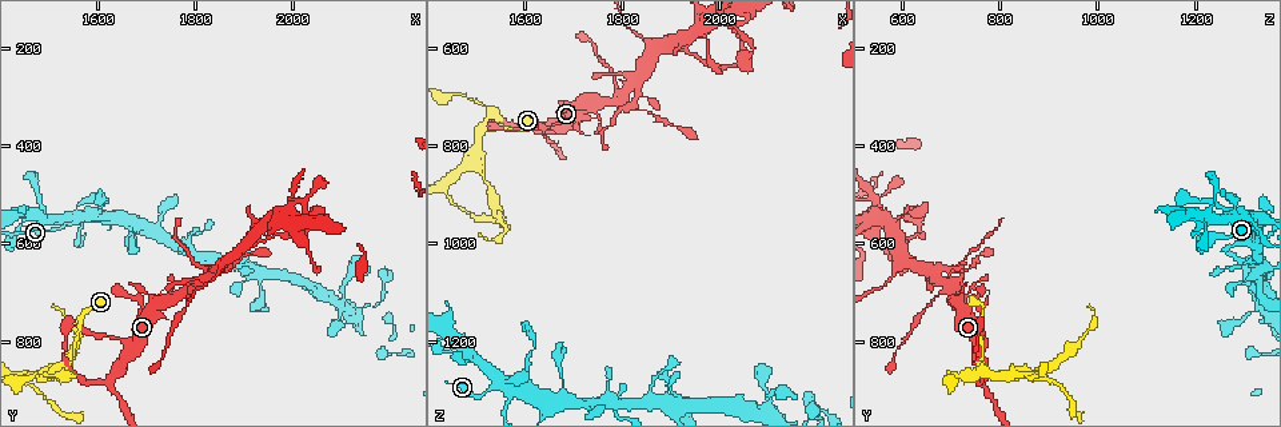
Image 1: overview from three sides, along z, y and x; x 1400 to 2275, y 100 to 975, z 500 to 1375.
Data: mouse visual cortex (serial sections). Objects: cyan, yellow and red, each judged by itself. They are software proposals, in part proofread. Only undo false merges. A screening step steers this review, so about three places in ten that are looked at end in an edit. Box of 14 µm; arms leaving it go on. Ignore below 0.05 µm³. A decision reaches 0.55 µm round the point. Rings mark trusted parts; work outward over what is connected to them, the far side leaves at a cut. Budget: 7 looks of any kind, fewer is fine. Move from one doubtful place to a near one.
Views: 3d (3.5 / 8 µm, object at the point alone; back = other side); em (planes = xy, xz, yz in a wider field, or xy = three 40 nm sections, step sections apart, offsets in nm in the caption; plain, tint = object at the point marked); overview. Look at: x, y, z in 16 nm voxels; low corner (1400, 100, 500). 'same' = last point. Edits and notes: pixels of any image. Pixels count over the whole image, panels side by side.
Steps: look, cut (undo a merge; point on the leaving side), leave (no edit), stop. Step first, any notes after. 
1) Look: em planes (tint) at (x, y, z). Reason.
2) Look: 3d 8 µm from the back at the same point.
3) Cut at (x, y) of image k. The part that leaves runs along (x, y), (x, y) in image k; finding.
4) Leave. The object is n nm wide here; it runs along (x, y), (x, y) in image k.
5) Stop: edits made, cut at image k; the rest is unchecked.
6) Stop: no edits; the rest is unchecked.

Look: 3d 3.5 µm at (1645, 800, 770). Narrows sharply.

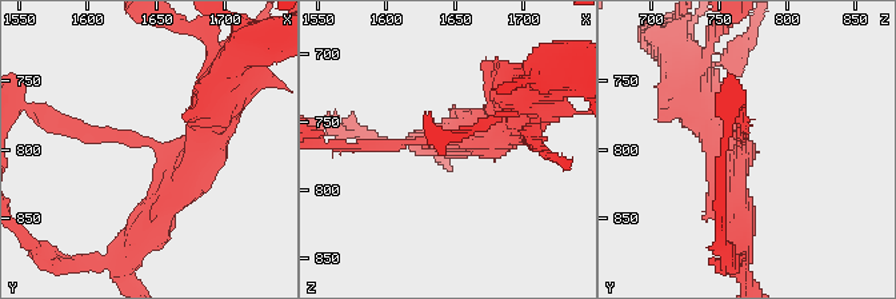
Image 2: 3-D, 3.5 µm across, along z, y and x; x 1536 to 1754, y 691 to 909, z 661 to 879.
Look: em xy step 5 (tint) at (1646, 798, 766). The arms are 150, 450 nm wide.

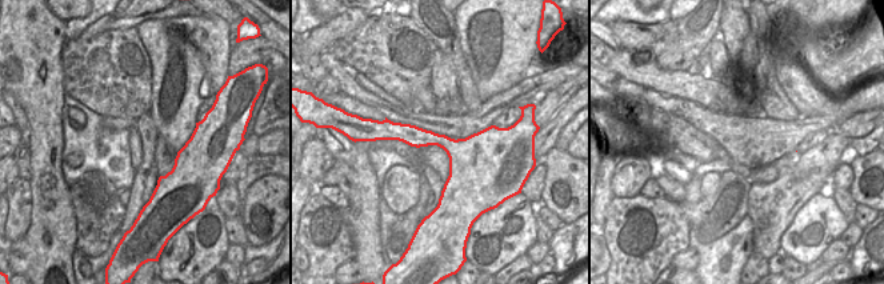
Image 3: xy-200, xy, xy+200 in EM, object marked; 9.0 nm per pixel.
Leave. One cell here.

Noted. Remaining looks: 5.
Look: 3d 3.5 µm from the back at (1800, 680, 705). Narrows sharply.

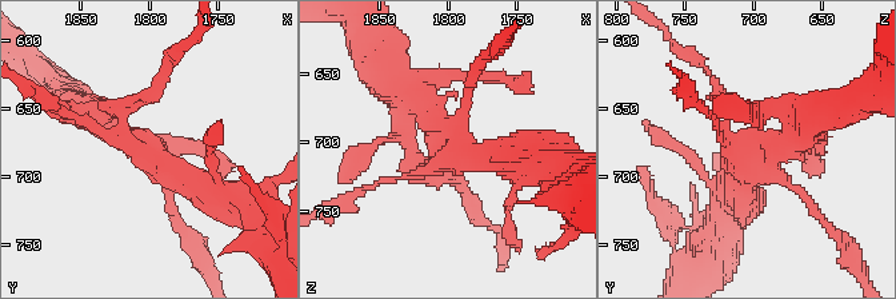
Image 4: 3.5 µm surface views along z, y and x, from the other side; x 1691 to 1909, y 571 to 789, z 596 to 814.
Look: em xy step 3 (tint) at (1796, 686, 706).

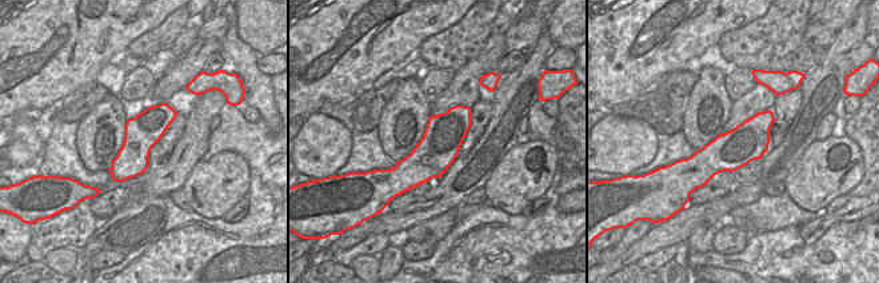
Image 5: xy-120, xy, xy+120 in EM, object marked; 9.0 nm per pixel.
Look: em xy step 2 (tint) at the same point.

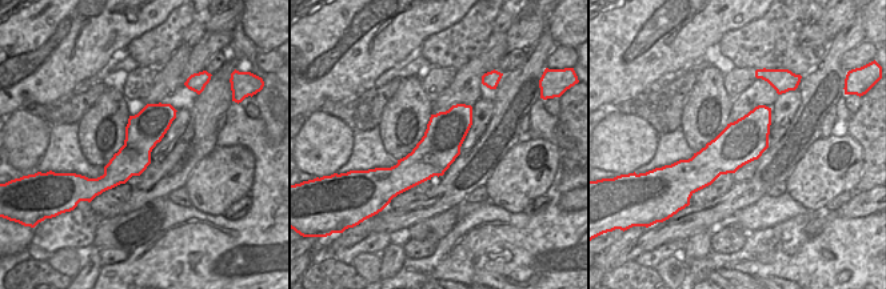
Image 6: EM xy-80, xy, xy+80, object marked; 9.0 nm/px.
Leave. The object is 360 nm wide here; it runs along (167, 107), (103, 185) in image 6; all the same cell.

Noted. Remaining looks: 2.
Look: 3d 3.5 µm from the back at (1515, 865, 870). Narrows sharply.

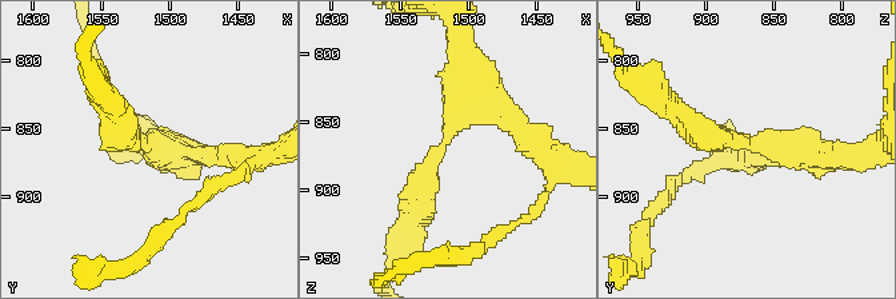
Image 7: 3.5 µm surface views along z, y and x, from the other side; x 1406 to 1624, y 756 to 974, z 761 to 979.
Look: em planes (tint) at (1518, 860, 870). The arms are 350, 400 nm wide; now the EM.

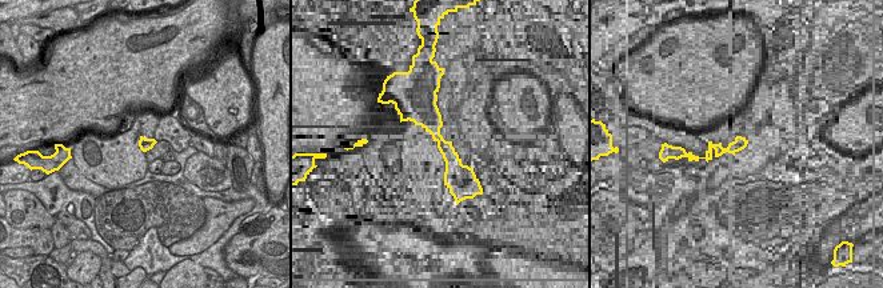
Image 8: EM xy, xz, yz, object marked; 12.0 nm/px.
Cut at (430, 187) of image 7. The part that leaves runs along (443, 147), (398, 246) in image 7; two cells meet here.

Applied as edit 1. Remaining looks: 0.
Stop: edits made, cut at image 7; the rest is unchecked.

